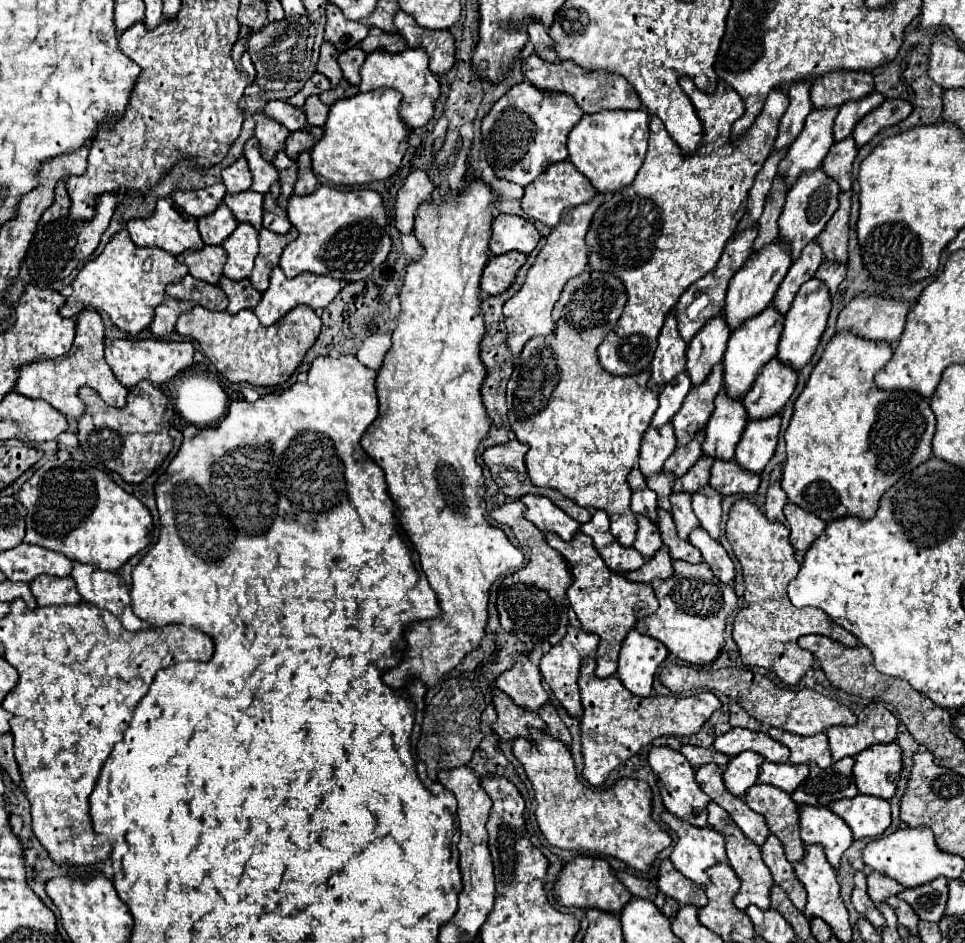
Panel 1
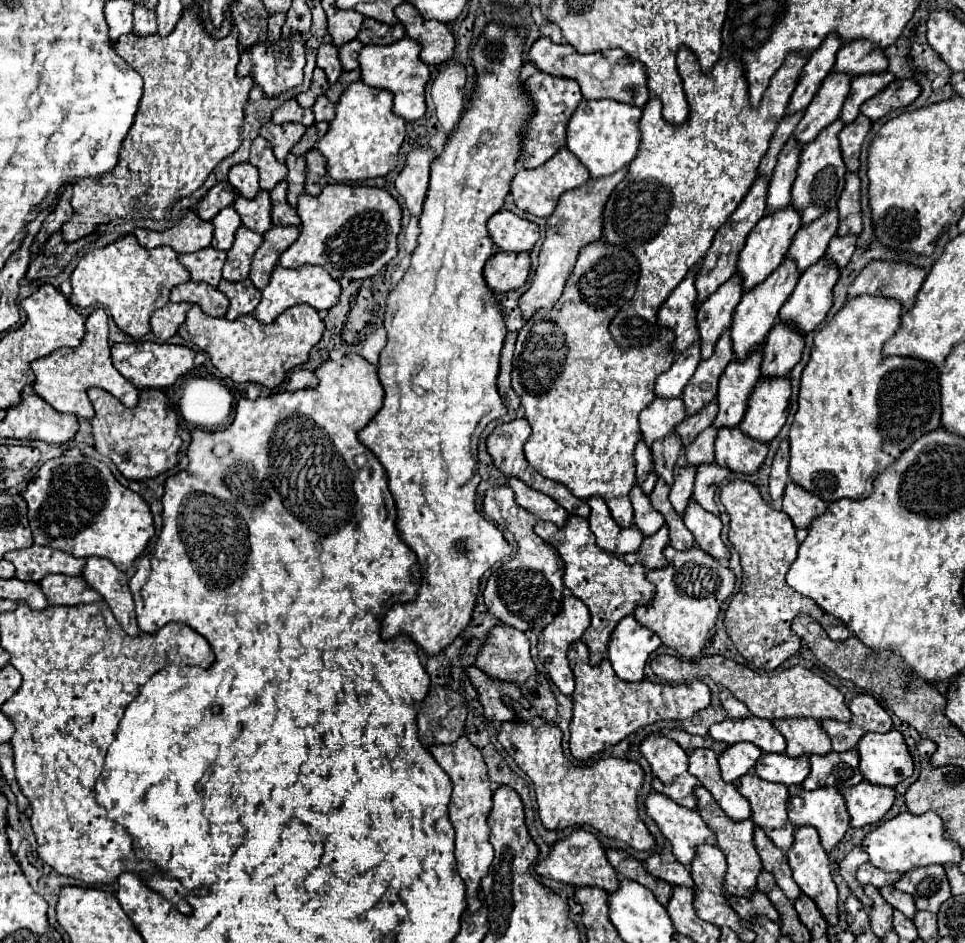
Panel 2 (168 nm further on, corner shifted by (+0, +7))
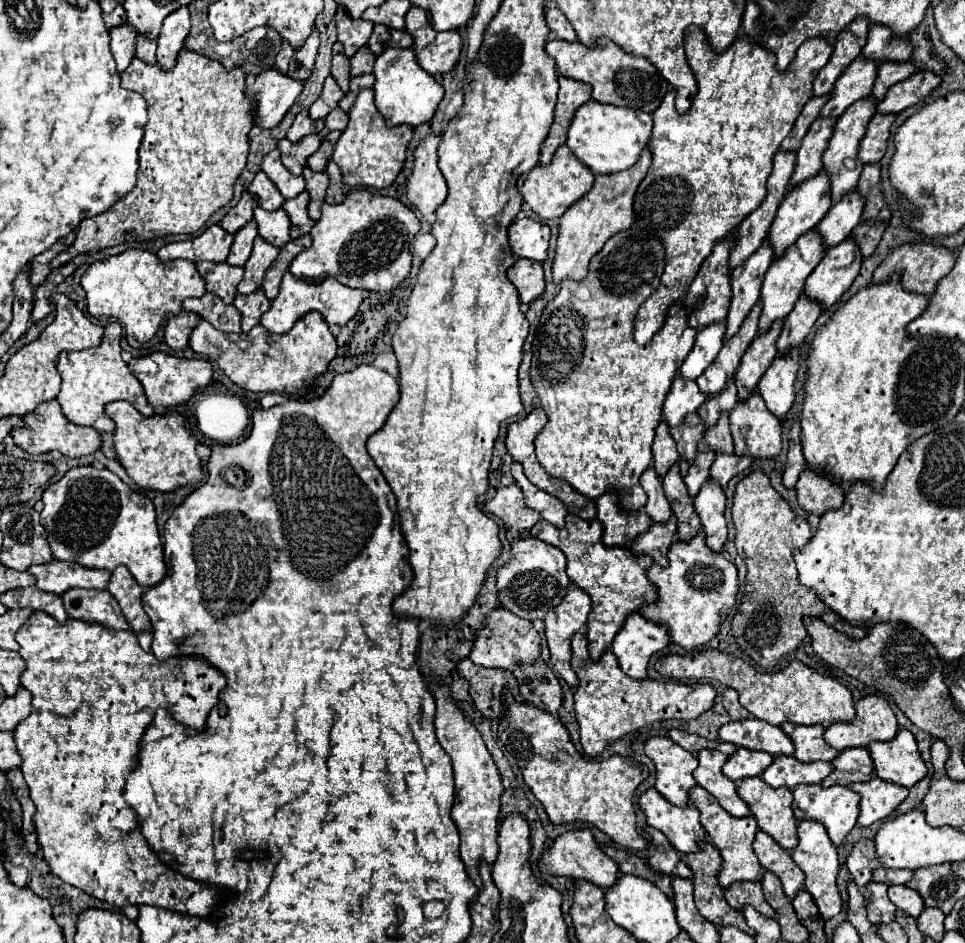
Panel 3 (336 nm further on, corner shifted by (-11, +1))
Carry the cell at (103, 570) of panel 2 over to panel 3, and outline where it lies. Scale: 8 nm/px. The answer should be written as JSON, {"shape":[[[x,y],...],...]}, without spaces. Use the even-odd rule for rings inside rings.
{"shape":[[[120,565],[120,567],[116,567],[112,571],[112,579],[110,579],[108,591],[120,603],[122,613],[124,613],[126,621],[130,623],[140,647],[144,651],[150,651],[152,625],[150,625],[148,615],[142,609],[142,593],[144,593],[144,589],[134,581],[130,571]]]}

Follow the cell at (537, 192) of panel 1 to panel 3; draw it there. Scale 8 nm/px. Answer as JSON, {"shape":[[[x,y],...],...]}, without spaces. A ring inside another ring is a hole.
{"shape":[[[566,145],[556,149],[548,165],[536,165],[530,173],[518,177],[518,189],[524,195],[524,201],[532,207],[536,215],[540,215],[546,221],[560,219],[570,205],[574,205],[584,193],[590,191],[592,185],[594,185],[592,171],[586,165],[582,165]]]}

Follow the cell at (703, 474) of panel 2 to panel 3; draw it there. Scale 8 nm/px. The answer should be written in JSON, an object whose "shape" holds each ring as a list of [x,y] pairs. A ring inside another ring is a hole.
{"shape":[[[716,453],[716,461],[710,469],[710,477],[718,481],[722,487],[728,485],[732,477],[742,473],[746,467],[750,467],[752,457],[740,457],[740,455],[726,455],[726,453]]]}

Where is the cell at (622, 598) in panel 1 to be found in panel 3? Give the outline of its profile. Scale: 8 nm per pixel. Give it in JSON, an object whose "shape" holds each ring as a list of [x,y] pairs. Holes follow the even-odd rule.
{"shape":[[[568,515],[566,517],[566,525],[554,527],[548,521],[538,521],[532,527],[532,537],[556,545],[558,549],[564,551],[566,559],[568,559],[568,577],[572,583],[580,585],[580,589],[584,589],[590,599],[592,599],[592,611],[588,615],[586,621],[586,637],[588,637],[588,651],[592,661],[596,661],[596,657],[600,657],[600,653],[604,653],[614,635],[620,631],[624,619],[638,611],[644,603],[652,603],[656,601],[656,587],[652,585],[652,581],[646,577],[646,569],[654,563],[650,557],[636,557],[632,555],[630,547],[608,547],[602,543],[602,525],[598,519],[586,521],[580,519],[576,515]]]}

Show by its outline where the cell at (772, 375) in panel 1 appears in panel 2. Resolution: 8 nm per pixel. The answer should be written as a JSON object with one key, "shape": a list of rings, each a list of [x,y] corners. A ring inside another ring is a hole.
{"shape":[[[775,325],[769,331],[769,337],[763,347],[763,363],[761,363],[761,377],[789,377],[791,369],[799,363],[803,353],[803,339],[793,331],[789,325]]]}

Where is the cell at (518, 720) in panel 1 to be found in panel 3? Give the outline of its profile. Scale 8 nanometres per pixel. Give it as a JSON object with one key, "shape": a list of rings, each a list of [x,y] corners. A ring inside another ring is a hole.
{"shape":[[[470,659],[458,661],[458,673],[470,683],[470,697],[484,717],[502,717],[502,691],[518,687],[506,669],[484,669]]]}

